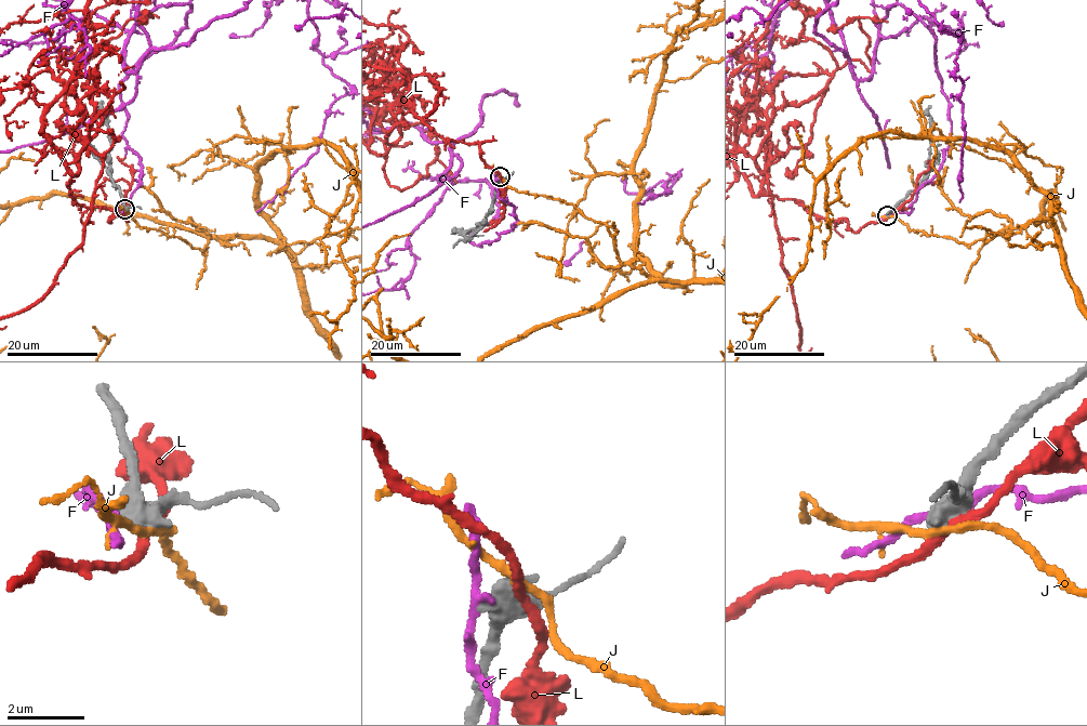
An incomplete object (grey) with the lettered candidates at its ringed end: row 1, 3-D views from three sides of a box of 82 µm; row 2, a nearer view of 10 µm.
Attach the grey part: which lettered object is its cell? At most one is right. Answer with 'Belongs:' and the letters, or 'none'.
Belongs: none

